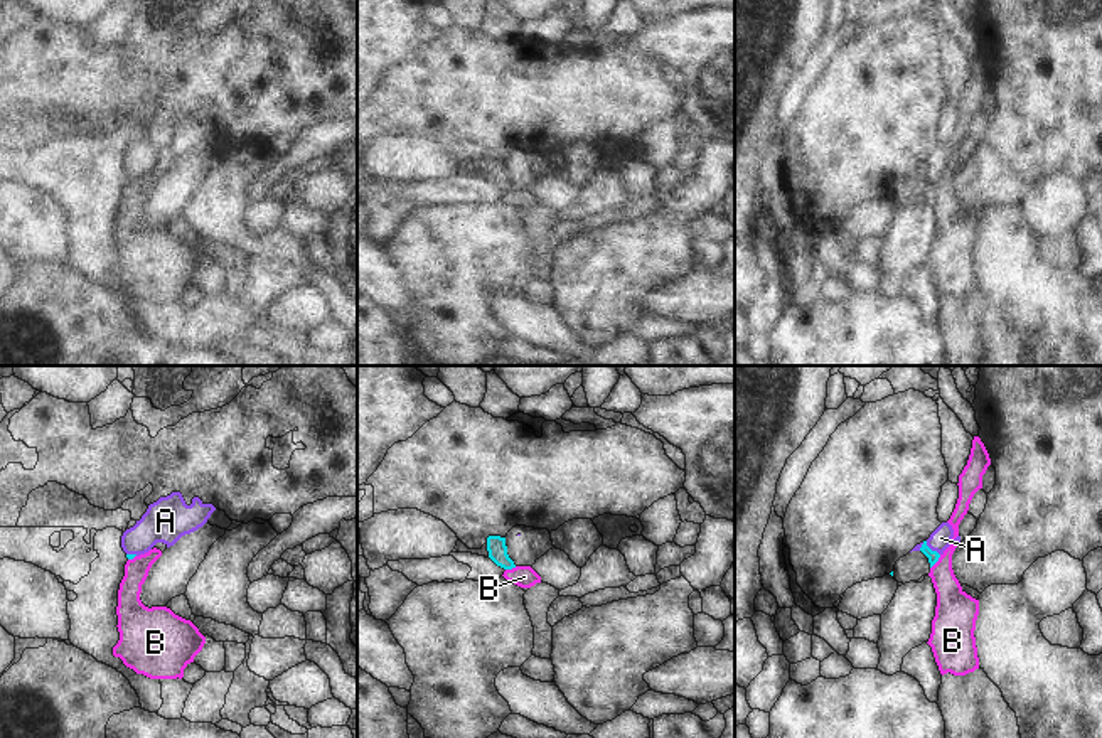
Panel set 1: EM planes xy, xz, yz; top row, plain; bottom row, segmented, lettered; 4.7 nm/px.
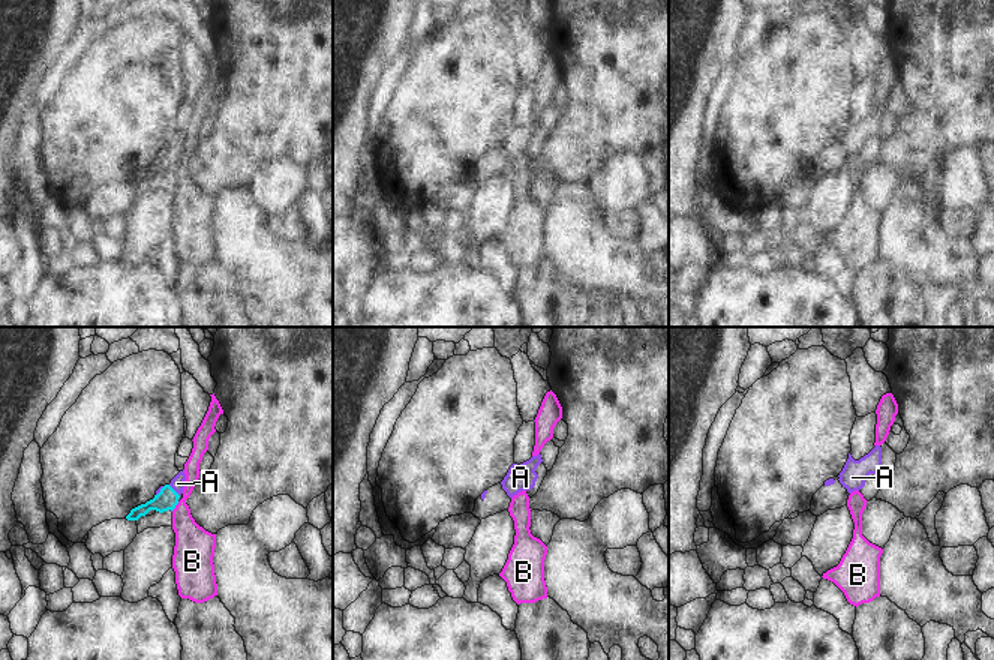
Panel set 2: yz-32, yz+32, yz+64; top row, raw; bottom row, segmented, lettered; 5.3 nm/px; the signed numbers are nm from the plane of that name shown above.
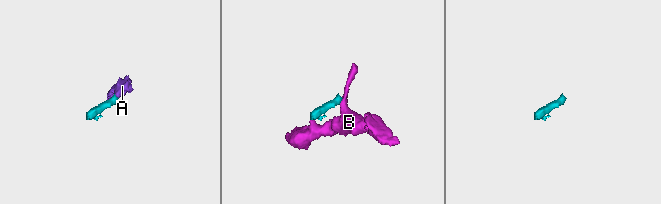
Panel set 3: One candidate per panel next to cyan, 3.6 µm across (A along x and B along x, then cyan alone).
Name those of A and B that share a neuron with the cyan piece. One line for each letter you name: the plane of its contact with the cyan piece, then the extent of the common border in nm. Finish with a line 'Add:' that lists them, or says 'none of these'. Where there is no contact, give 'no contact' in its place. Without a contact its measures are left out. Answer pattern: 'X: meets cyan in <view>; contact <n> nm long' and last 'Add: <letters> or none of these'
A: meets cyan in yz; contact 110 nm long
Add: A

